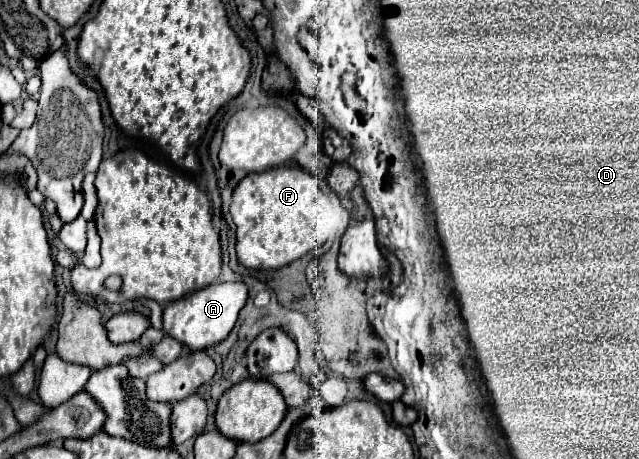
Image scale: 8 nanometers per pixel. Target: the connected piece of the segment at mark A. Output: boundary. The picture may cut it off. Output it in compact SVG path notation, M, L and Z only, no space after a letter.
M226 282L226 284L212 284L202 290L196 290L176 302L170 302L164 308L162 322L164 332L176 338L180 344L188 346L190 350L204 350L222 342L234 328L238 320L238 312L246 304L248 288L244 282Z

